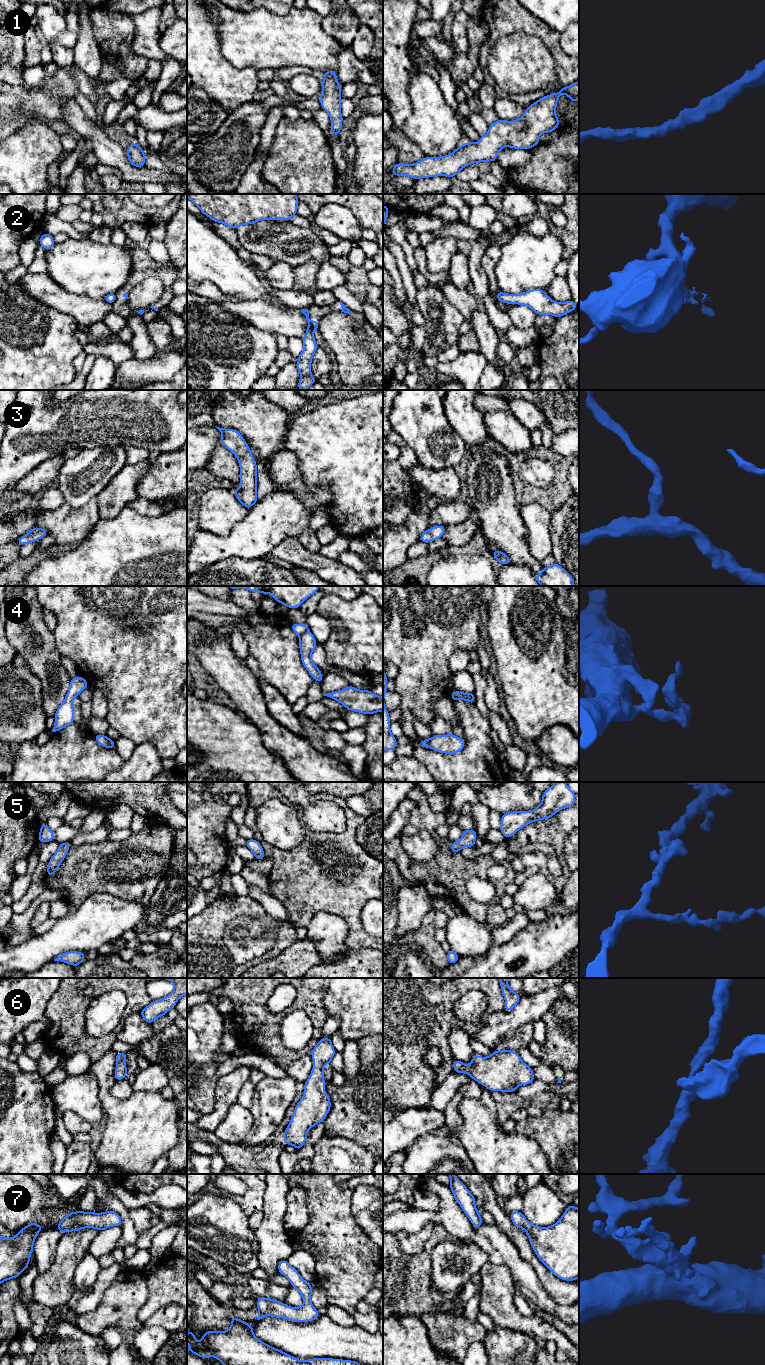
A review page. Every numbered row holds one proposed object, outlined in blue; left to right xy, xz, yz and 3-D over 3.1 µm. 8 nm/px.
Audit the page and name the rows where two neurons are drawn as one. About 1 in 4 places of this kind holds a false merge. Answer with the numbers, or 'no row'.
2, 4

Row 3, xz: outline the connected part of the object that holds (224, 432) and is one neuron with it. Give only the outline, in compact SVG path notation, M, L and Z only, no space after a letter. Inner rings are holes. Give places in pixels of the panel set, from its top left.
M215 427L222 435L220 443L230 450L239 462L240 488L234 489L233 493L243 506L250 509L258 501L256 460L244 437L237 430Z

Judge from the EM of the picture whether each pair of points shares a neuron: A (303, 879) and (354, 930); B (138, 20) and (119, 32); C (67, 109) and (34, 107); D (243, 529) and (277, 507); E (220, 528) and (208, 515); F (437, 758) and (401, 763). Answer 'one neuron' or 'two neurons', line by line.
A: one neuron
B: two neurons
C: two neurons
D: one neuron
E: one neuron
F: two neurons

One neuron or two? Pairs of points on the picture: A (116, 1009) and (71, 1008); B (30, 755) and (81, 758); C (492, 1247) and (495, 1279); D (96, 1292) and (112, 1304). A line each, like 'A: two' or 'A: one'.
A: two
B: one
C: two
D: two

